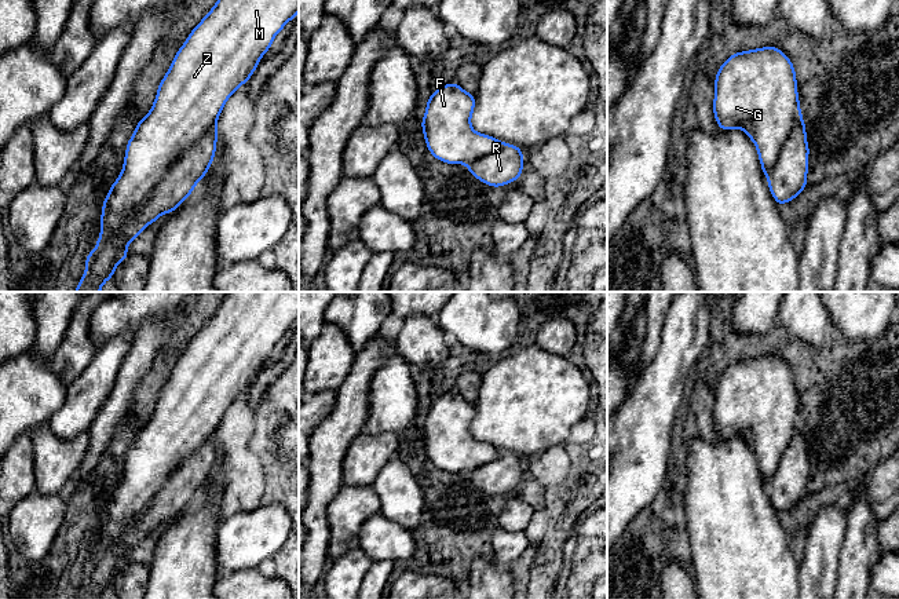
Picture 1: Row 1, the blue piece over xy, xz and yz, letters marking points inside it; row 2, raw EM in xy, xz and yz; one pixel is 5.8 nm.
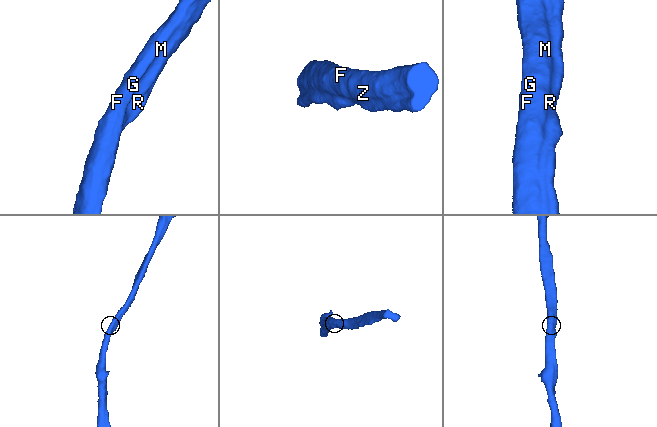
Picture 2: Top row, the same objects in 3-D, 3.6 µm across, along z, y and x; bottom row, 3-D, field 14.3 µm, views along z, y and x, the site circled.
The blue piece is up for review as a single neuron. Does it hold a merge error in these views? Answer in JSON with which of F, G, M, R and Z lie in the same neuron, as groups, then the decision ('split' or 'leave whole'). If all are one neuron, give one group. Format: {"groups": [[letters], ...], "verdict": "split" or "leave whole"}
{"groups": [["F", "G", "M", "R", "Z"]], "verdict": "leave whole"}

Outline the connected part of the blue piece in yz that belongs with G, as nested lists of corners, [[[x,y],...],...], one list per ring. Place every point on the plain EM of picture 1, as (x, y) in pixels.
[[[778,355],[732,362],[715,387],[713,421],[723,439],[741,437],[754,452],[778,514],[807,496],[805,432],[792,369]]]

